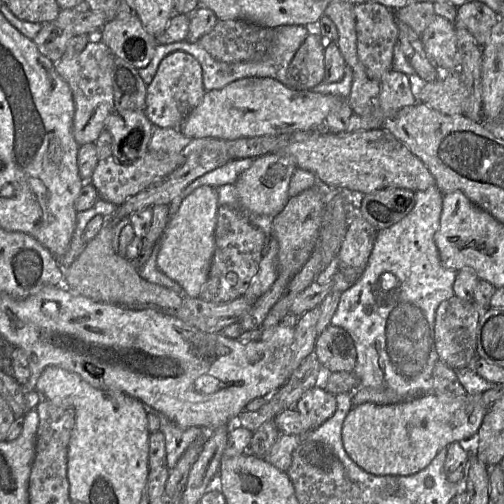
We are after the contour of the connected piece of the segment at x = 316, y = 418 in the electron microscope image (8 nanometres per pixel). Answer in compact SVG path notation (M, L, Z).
M315 385L303 394L294 407L303 418L305 429L310 431L334 414L337 402L335 395L327 392L323 386Z

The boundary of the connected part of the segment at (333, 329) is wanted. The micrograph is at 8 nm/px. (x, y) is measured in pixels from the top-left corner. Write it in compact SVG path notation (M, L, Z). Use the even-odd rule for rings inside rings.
M329 324L318 335L314 353L324 370L354 372L357 359L354 340L341 327Z

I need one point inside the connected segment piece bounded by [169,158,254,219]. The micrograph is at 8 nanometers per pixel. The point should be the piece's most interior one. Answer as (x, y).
(228, 174)

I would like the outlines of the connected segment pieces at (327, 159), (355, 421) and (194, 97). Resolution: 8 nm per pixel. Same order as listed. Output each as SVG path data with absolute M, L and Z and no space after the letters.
M375 128L345 134L311 131L313 134L309 138L291 143L281 151L294 159L297 168L312 172L319 183L324 183L332 189L350 190L353 194L369 194L387 187L399 187L412 191L420 191L435 185L435 179L426 165L406 145L386 129Z
M428 392L394 404L367 402L354 406L347 414L342 441L349 457L370 474L412 475L428 466L442 448L452 443L471 443L473 448L487 411L482 394L453 398Z
M173 52L161 61L154 79L147 86L146 115L154 127L178 129L190 112L201 103L205 92L200 63L186 52Z

